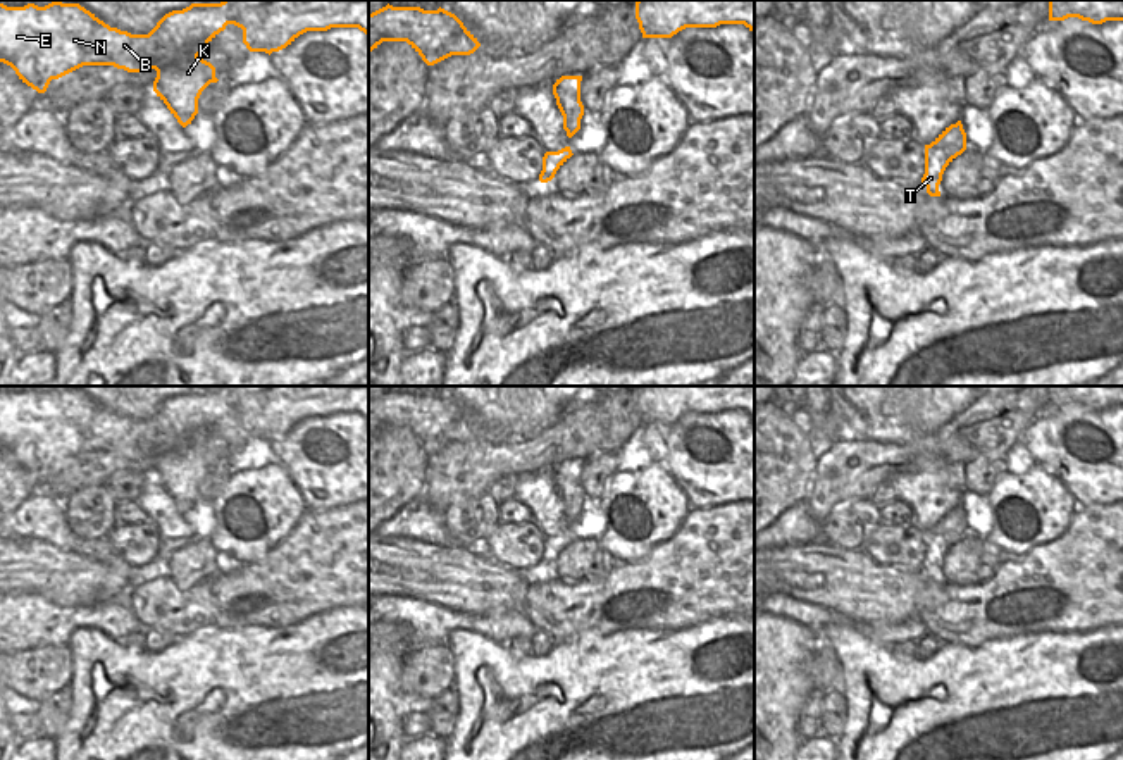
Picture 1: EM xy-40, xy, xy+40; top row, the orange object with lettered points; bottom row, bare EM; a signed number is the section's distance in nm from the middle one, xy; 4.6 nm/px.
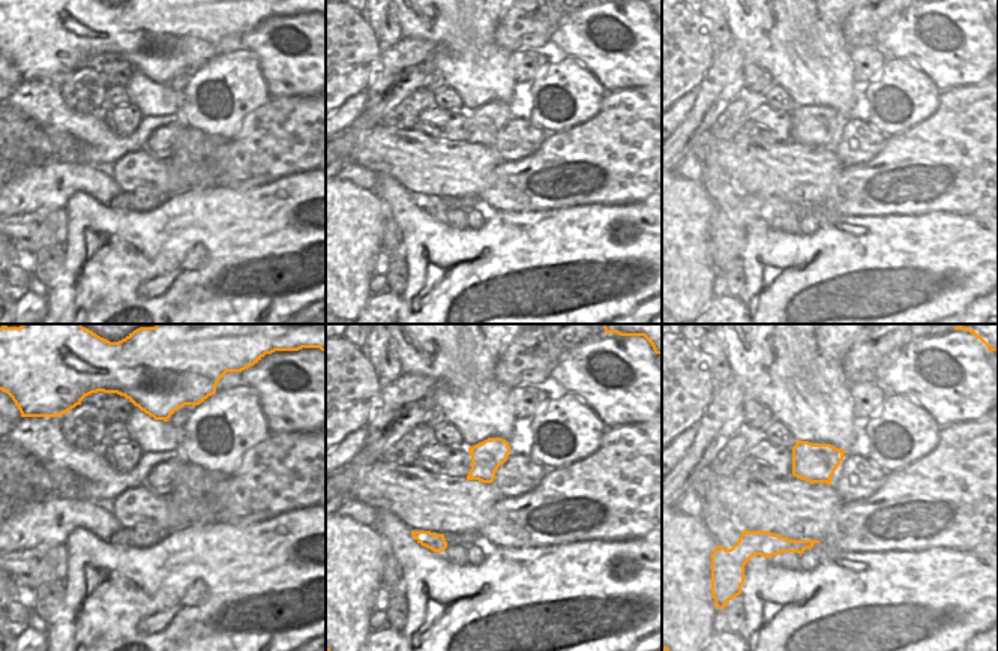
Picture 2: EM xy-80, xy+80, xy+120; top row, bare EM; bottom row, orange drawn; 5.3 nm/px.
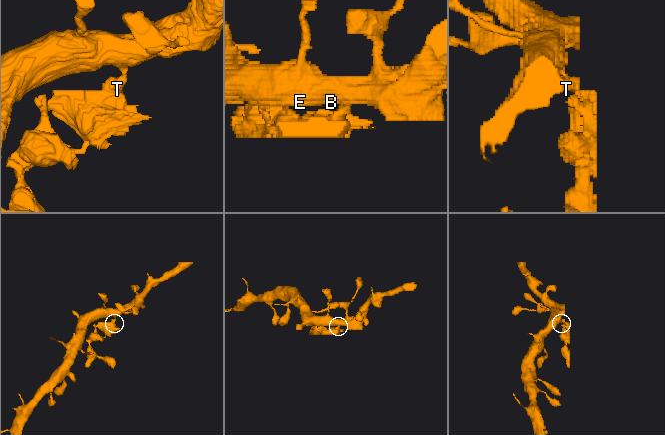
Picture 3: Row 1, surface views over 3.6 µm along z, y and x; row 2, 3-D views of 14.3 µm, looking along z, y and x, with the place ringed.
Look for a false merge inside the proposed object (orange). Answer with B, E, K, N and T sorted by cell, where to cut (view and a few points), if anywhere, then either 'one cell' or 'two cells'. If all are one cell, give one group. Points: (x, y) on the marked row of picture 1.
groups B E K N / T; cut xy (567, 130), (576, 131); two cells

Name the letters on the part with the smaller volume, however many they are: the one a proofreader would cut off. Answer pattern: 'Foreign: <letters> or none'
Foreign: T

